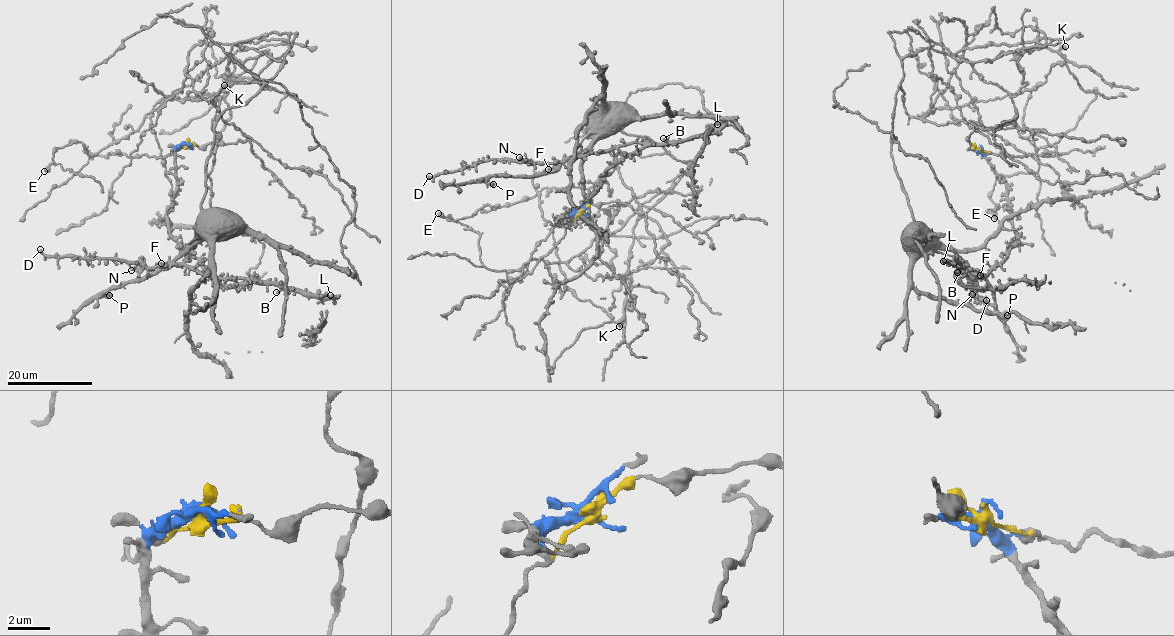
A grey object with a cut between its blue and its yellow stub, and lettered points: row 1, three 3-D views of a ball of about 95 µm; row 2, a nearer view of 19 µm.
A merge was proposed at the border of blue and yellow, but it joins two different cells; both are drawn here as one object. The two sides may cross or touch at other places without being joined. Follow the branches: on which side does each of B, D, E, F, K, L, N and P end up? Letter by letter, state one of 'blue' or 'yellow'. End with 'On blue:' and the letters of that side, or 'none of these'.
B: blue
D: blue
E: yellow
F: blue
K: yellow
L: blue
N: blue
P: yellow
On blue: B, D, F, L, N

